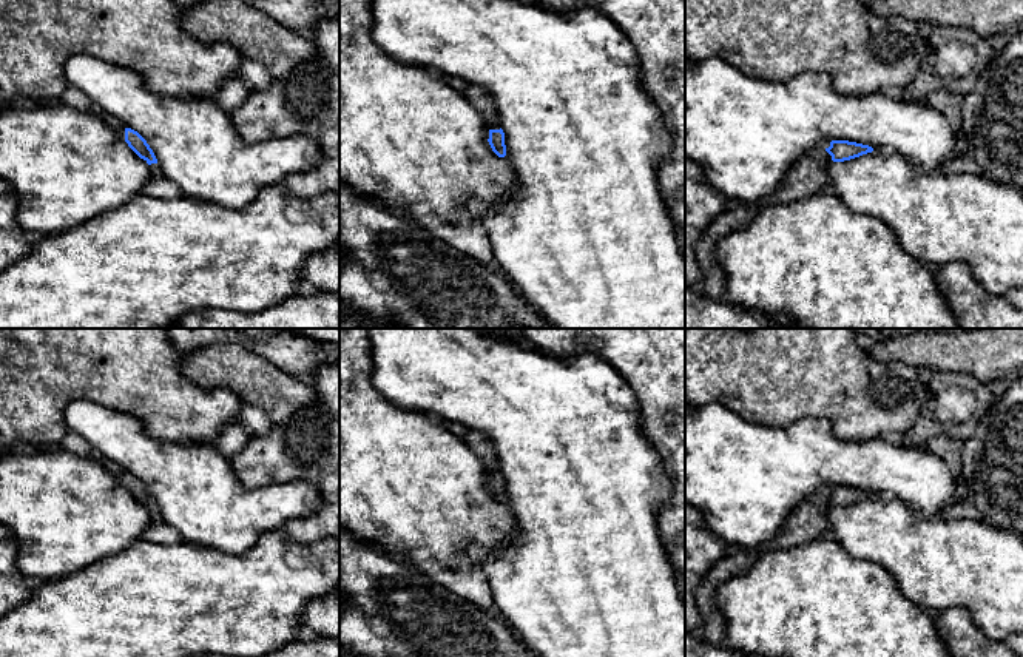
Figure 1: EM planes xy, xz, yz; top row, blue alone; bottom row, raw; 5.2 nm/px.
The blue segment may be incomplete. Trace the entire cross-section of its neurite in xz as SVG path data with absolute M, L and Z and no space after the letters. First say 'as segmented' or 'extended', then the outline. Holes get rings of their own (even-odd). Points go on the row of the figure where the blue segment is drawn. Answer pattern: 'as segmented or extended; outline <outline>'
extended; outline M469 85L463 96L483 116L489 126L489 145L498 157L506 156L505 133L500 126L500 117L494 99L478 85Z

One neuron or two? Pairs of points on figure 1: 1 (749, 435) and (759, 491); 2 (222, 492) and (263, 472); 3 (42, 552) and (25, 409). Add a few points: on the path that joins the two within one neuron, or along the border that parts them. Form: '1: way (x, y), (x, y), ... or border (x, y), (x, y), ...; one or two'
1: way (749, 449), (749, 477); one
2: border (229, 460), (235, 477), (249, 488), (278, 483); two
3: border (59, 448), (16, 451); two

